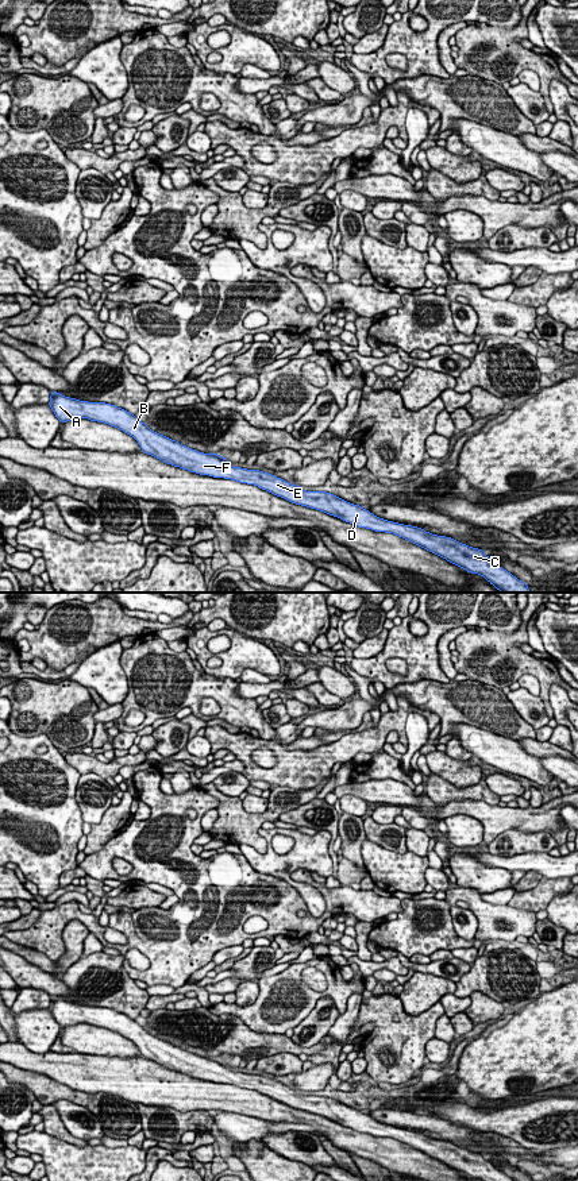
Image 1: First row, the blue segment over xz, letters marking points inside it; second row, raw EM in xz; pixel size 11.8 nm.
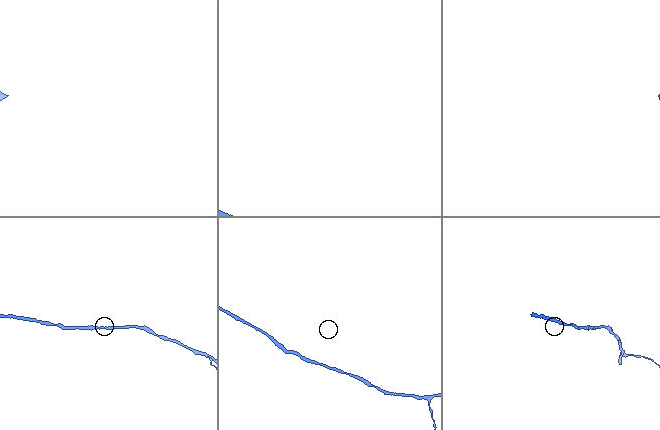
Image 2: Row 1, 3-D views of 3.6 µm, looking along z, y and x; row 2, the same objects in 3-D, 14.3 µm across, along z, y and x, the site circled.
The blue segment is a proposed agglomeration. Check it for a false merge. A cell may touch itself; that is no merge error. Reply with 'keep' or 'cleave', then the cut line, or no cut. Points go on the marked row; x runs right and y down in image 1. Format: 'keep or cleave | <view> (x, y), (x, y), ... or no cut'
keep | no cut

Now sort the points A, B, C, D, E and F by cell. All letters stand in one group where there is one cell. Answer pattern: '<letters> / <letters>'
A B C D E F

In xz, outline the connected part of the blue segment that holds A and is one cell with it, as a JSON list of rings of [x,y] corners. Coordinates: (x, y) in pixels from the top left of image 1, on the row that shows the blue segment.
[[[51,391],[47,404],[61,422],[88,418],[104,422],[132,436],[143,454],[151,455],[167,464],[213,478],[224,478],[240,483],[254,485],[286,501],[324,512],[359,528],[374,532],[393,533],[443,559],[466,570],[482,575],[501,593],[531,593],[529,587],[500,567],[479,548],[462,544],[452,537],[438,536],[421,528],[404,525],[378,518],[359,505],[350,503],[331,493],[305,491],[297,485],[277,478],[261,470],[232,467],[228,460],[217,454],[199,452],[151,431],[135,414],[105,402],[88,402],[65,397]]]

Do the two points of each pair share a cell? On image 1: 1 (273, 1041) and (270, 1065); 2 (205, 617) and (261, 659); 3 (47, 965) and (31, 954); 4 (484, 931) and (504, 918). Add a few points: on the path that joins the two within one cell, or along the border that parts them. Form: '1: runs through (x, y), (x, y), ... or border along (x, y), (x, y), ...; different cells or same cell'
1: border along (297, 1054), (274, 1053), (262, 1057); different cells
2: border along (231, 628), (253, 639); different cells
3: runs through (43, 963), (35, 957); same cell
4: runs through (489, 927), (498, 919); same cell

